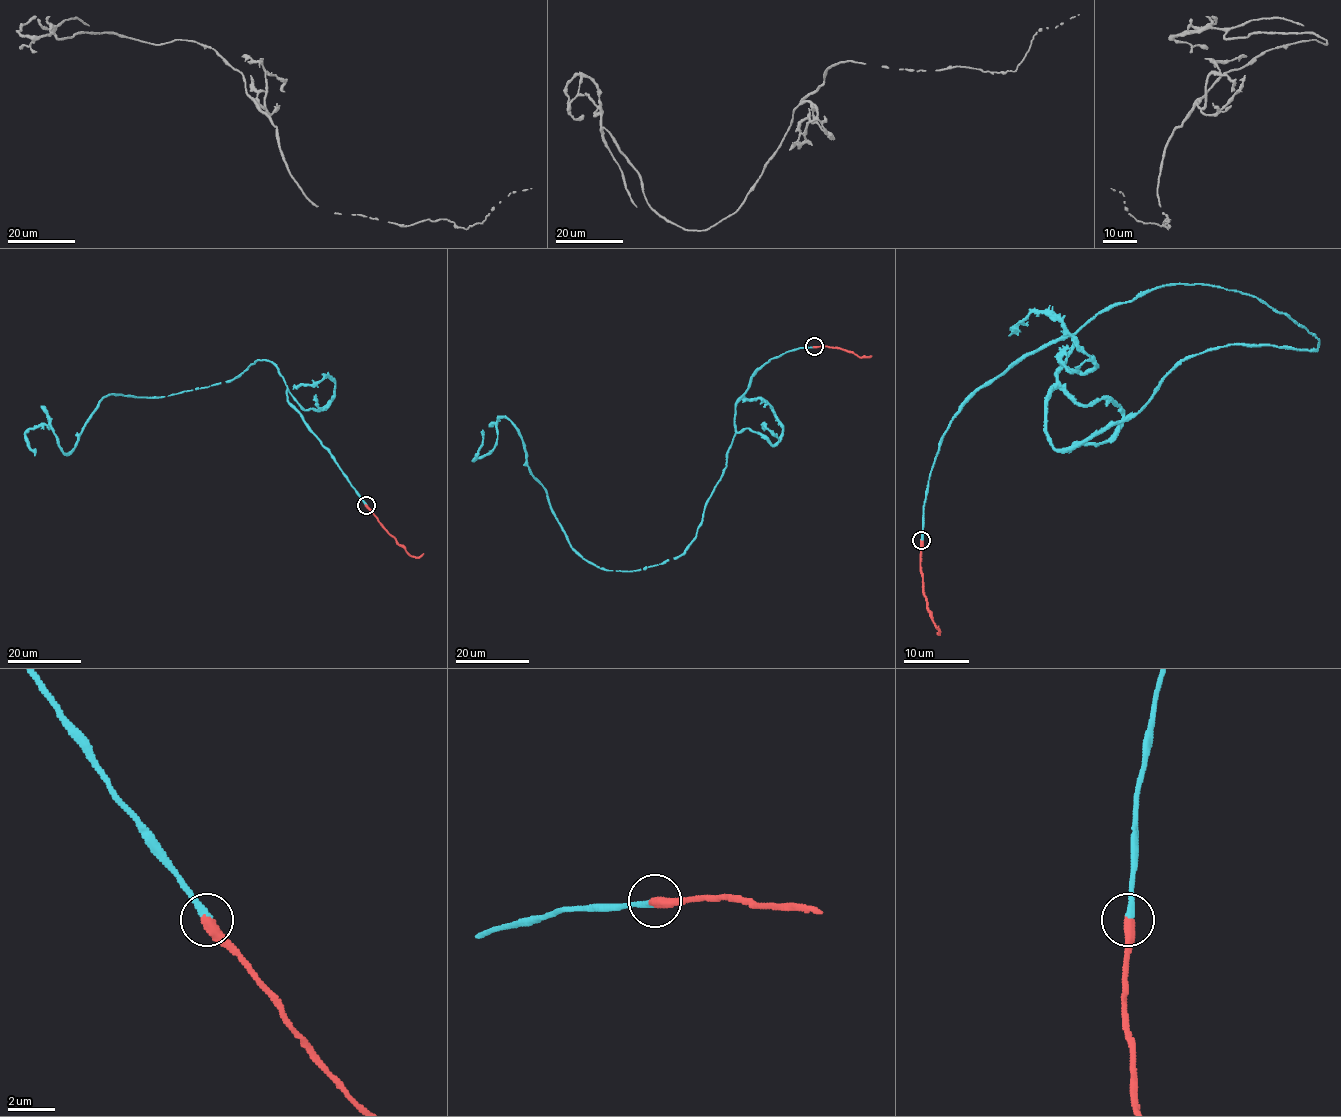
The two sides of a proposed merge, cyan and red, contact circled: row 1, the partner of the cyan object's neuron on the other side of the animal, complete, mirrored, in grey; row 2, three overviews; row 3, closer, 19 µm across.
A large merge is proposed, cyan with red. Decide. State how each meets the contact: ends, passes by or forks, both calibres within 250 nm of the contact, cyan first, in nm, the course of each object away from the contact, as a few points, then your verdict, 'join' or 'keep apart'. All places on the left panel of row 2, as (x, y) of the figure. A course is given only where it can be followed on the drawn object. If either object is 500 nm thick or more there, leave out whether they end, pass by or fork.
cyan ends | red ends | 320/480 nm | cyan via (366, 504), (269, 361), (212, 386), (105, 396), (68, 453), (48, 419), (29, 429), (34, 455) | red via (366, 505), (410, 555), (420, 557), (423, 553) | join

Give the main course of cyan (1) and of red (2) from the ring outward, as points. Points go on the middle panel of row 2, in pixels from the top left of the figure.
1: (814, 346), (752, 378), (701, 525), (660, 564), (586, 561), (516, 426), (499, 418), (473, 460), (482, 430)
2: (814, 346), (839, 347), (858, 356), (871, 355)

